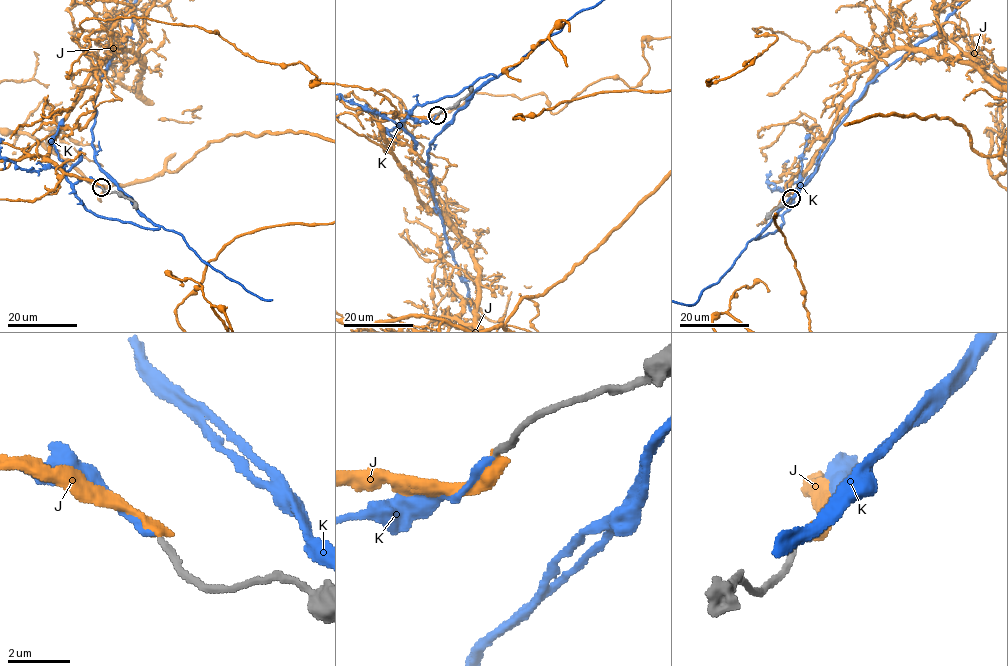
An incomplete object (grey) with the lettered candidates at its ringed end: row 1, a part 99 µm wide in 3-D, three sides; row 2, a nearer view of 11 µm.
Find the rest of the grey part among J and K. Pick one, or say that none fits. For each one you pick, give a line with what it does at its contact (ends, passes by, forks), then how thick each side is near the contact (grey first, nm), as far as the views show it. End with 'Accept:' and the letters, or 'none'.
K: it ends; calibres 200 and 200 nm
Accept: K

